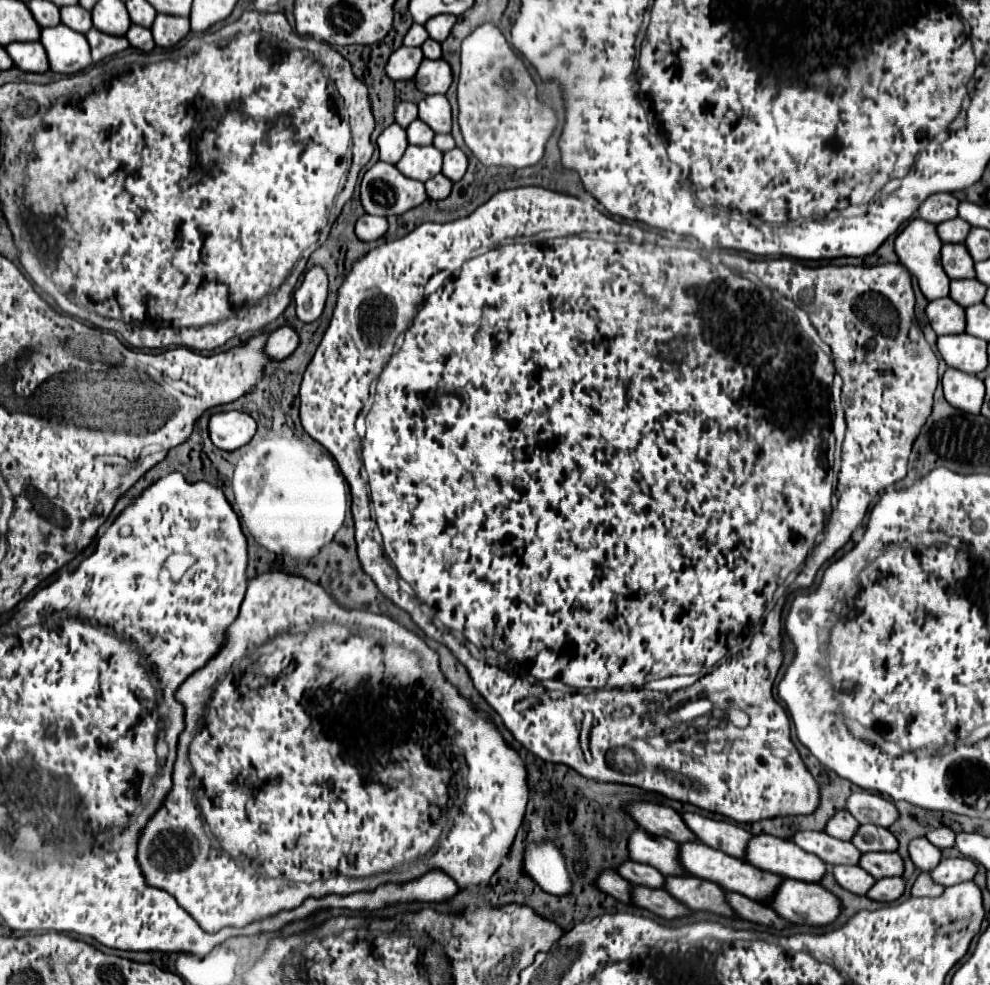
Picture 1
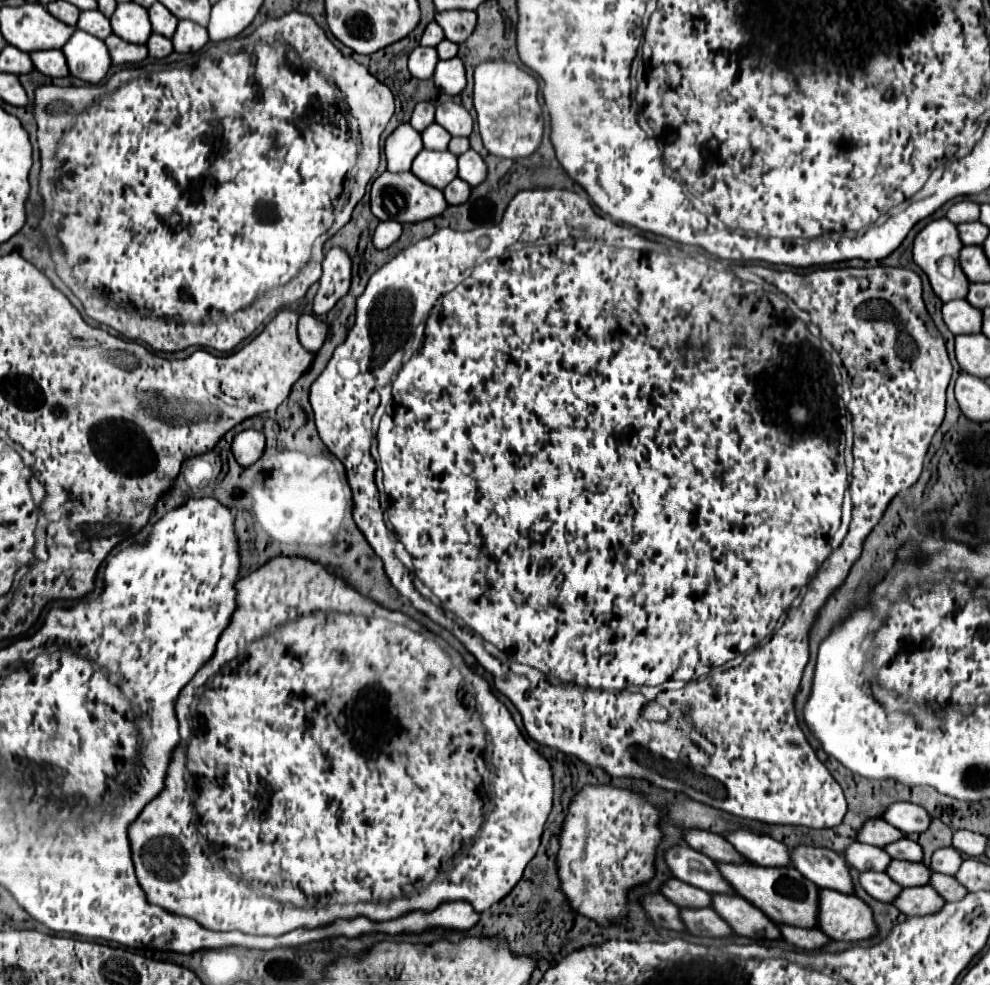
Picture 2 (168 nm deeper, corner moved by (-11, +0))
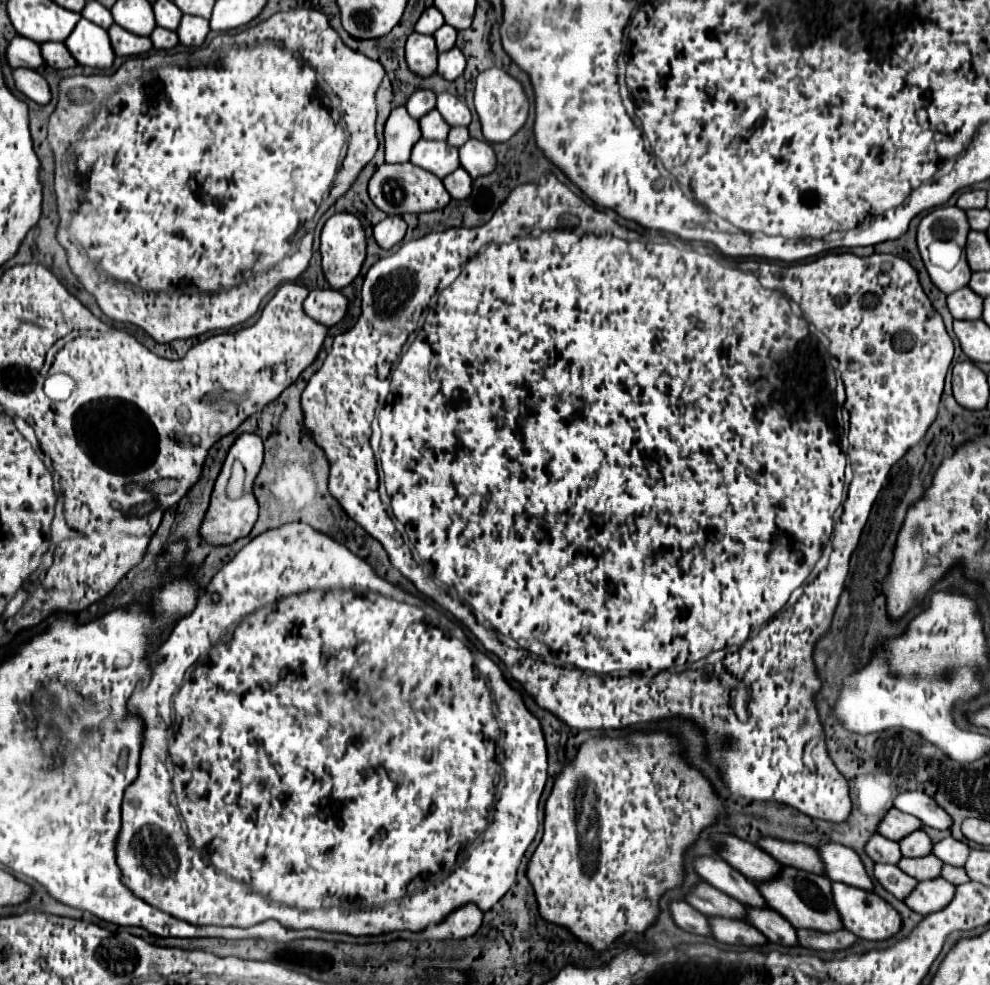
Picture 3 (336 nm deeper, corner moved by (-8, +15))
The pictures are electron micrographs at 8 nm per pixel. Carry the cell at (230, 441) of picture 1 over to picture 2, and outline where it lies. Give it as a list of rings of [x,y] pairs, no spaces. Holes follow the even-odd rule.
[[[258,429],[240,431],[232,441],[232,453],[240,465],[252,465],[264,453],[264,433]]]

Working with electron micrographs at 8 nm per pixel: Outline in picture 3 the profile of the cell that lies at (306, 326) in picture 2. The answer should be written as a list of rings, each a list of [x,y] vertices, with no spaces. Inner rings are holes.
[[[333,288],[311,290],[305,300],[305,312],[325,326],[335,326],[341,322],[349,310],[349,300]]]

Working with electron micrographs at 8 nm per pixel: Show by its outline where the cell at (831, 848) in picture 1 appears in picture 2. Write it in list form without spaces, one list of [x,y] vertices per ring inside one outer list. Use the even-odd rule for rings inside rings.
[[[850,843],[844,849],[844,861],[848,867],[854,867],[858,871],[886,871],[886,865],[890,863],[890,855],[880,849],[866,843]]]

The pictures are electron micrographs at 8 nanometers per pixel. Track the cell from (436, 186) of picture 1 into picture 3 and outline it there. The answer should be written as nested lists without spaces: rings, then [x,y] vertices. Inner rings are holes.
[[[457,168],[453,174],[449,174],[443,184],[447,188],[447,192],[455,198],[455,200],[465,200],[469,198],[469,192],[471,192],[471,176],[463,170],[463,168]]]

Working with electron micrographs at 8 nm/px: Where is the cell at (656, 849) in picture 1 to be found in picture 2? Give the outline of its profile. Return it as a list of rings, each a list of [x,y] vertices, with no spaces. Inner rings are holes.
[[[674,845],[664,851],[664,861],[670,867],[672,875],[684,883],[696,885],[708,893],[710,891],[734,893],[734,889],[728,883],[724,883],[724,877],[720,875],[716,863],[692,847]]]

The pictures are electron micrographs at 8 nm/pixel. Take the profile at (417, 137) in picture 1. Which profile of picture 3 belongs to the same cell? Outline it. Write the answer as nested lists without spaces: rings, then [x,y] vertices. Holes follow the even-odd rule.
[[[431,110],[429,114],[425,114],[421,120],[421,132],[423,138],[427,140],[447,140],[447,134],[451,130],[451,126],[443,120],[443,116],[437,110]]]

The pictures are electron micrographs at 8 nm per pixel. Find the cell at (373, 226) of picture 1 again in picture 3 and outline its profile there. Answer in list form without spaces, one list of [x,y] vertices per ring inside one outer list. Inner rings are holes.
[[[389,216],[373,228],[373,236],[383,250],[391,250],[397,242],[401,242],[405,232],[407,232],[407,224],[399,216]]]

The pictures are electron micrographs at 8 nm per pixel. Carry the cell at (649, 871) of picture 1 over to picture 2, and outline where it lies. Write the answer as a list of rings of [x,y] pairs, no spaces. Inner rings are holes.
[[[668,879],[662,887],[660,887],[662,895],[668,897],[674,905],[678,907],[708,907],[710,905],[710,897],[706,891],[692,887],[680,879]]]

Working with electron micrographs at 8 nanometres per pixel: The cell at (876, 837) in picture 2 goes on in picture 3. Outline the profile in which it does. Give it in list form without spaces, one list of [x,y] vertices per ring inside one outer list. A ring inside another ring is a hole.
[[[891,808],[887,812],[887,816],[879,824],[879,834],[885,836],[885,838],[889,838],[889,840],[893,840],[893,842],[899,842],[909,832],[915,832],[915,830],[921,830],[921,828],[923,828],[921,820],[917,820],[915,816],[903,814],[897,808]]]

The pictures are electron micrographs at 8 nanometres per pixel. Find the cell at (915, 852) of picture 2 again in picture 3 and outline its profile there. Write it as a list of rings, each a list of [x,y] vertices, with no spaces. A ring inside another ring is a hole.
[[[917,830],[909,836],[905,836],[901,842],[901,852],[903,856],[909,856],[909,858],[921,858],[921,856],[929,856],[931,850],[933,850],[933,842],[931,838],[923,832],[923,830]]]

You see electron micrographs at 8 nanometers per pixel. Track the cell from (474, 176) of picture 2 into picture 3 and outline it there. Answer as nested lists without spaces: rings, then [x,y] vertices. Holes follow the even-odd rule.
[[[471,138],[459,148],[459,160],[471,178],[485,176],[493,172],[493,168],[497,166],[497,158],[491,144],[475,140],[475,138]]]

